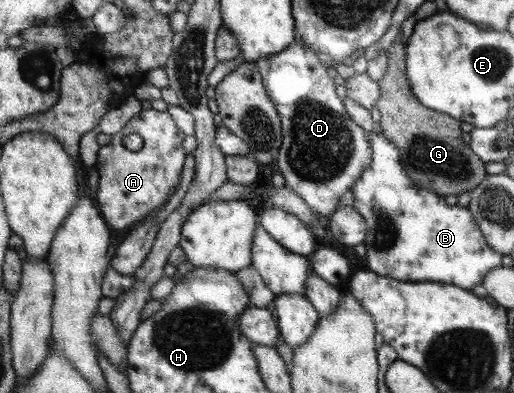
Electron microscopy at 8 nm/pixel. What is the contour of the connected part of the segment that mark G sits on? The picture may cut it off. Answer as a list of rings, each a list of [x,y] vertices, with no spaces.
[[[398,27],[398,35],[384,51],[386,71],[377,81],[379,98],[375,107],[380,113],[381,134],[400,149],[406,174],[420,189],[434,191],[438,196],[459,196],[465,191],[470,192],[488,175],[484,170],[484,162],[477,155],[472,155],[468,144],[464,145],[460,141],[458,120],[428,109],[414,97],[405,73],[405,43],[401,35],[401,27]]]

